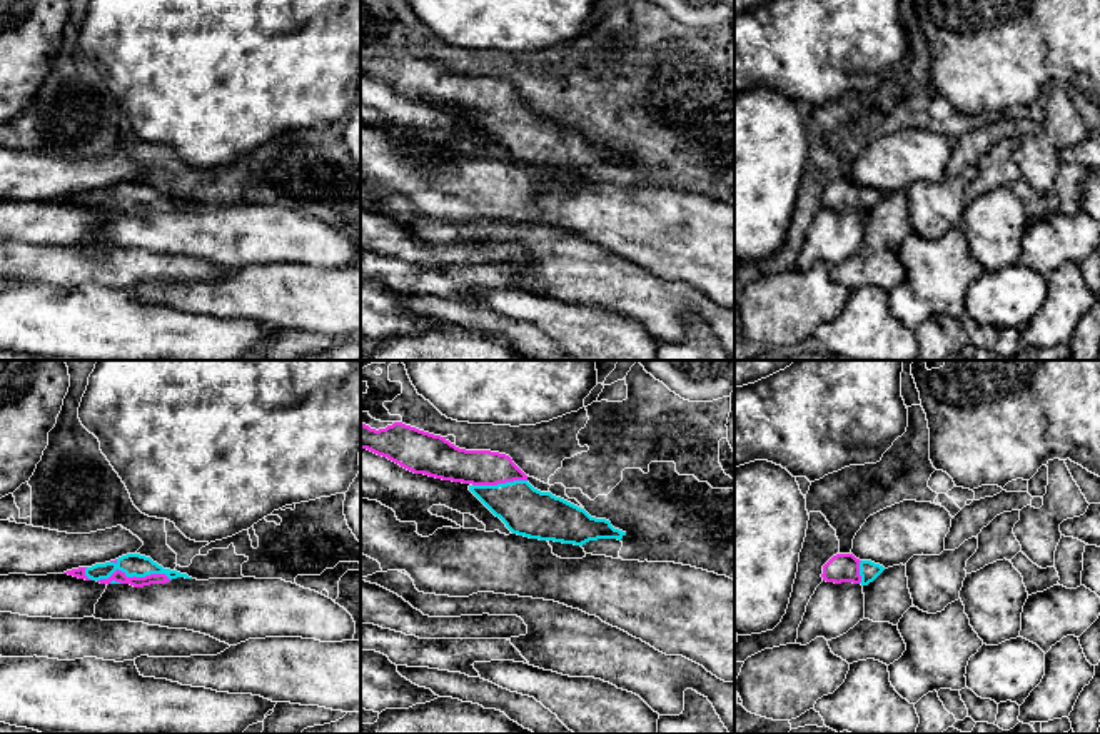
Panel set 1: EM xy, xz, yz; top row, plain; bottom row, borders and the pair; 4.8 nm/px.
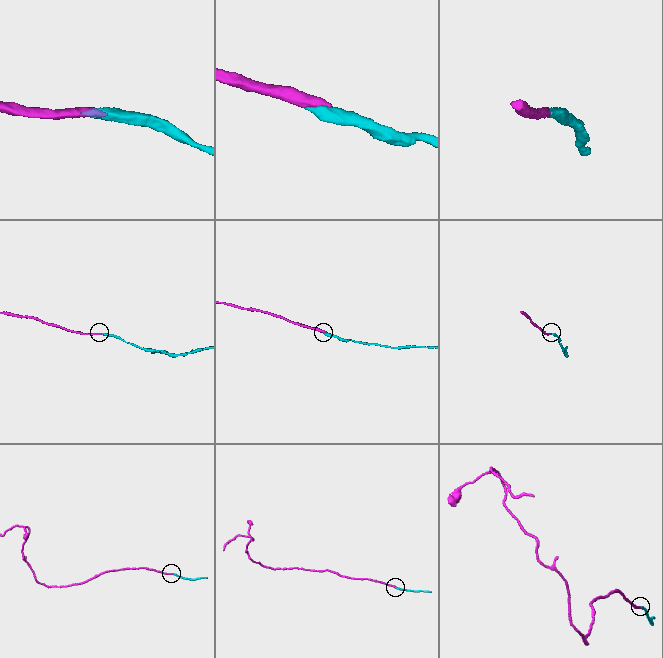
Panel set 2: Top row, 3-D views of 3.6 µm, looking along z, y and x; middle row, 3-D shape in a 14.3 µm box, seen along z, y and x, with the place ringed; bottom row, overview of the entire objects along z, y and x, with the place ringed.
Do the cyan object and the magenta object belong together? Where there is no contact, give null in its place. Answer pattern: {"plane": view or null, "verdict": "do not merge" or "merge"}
{"plane": "xy", "verdict": "merge"}

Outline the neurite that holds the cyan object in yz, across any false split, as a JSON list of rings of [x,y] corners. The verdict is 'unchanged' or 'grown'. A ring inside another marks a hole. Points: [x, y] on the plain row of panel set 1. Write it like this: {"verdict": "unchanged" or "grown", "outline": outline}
{"verdict": "grown", "outline": [[[836,180],[823,192],[821,204],[823,207],[835,210],[853,209],[868,212],[883,197],[883,192],[871,187],[860,187],[853,180]]]}

